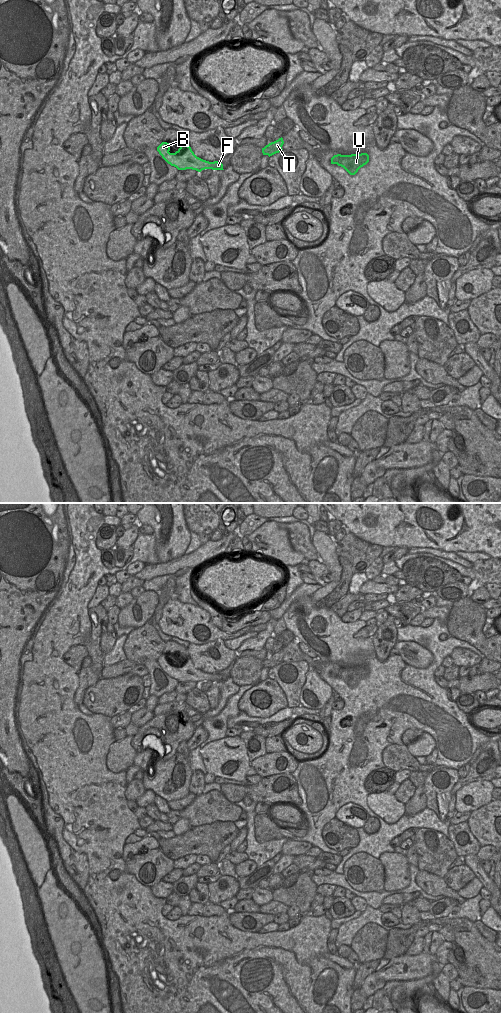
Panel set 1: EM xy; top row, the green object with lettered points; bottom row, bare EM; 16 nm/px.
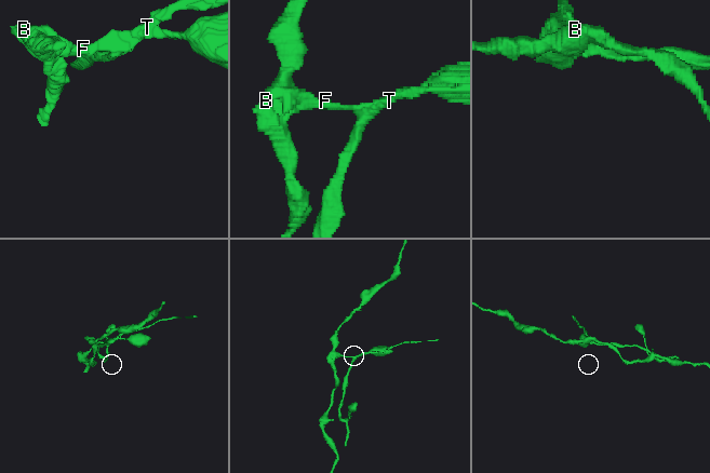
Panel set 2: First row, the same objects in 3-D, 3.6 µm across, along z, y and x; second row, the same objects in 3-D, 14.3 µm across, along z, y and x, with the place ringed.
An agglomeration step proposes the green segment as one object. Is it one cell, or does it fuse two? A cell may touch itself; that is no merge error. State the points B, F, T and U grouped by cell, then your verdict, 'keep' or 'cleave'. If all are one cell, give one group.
B F U / T; cleave

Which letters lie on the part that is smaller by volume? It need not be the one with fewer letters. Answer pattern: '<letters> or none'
T

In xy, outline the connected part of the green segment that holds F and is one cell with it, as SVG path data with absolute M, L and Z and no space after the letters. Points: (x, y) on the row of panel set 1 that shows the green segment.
M162 142L157 151L168 164L178 170L192 169L198 172L205 169L224 170L223 164L218 161L209 162L197 157L186 143L179 143L179 147L175 153L170 153L169 143Z

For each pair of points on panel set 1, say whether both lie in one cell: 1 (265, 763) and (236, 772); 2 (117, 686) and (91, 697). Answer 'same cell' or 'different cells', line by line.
1: different cells
2: same cell

